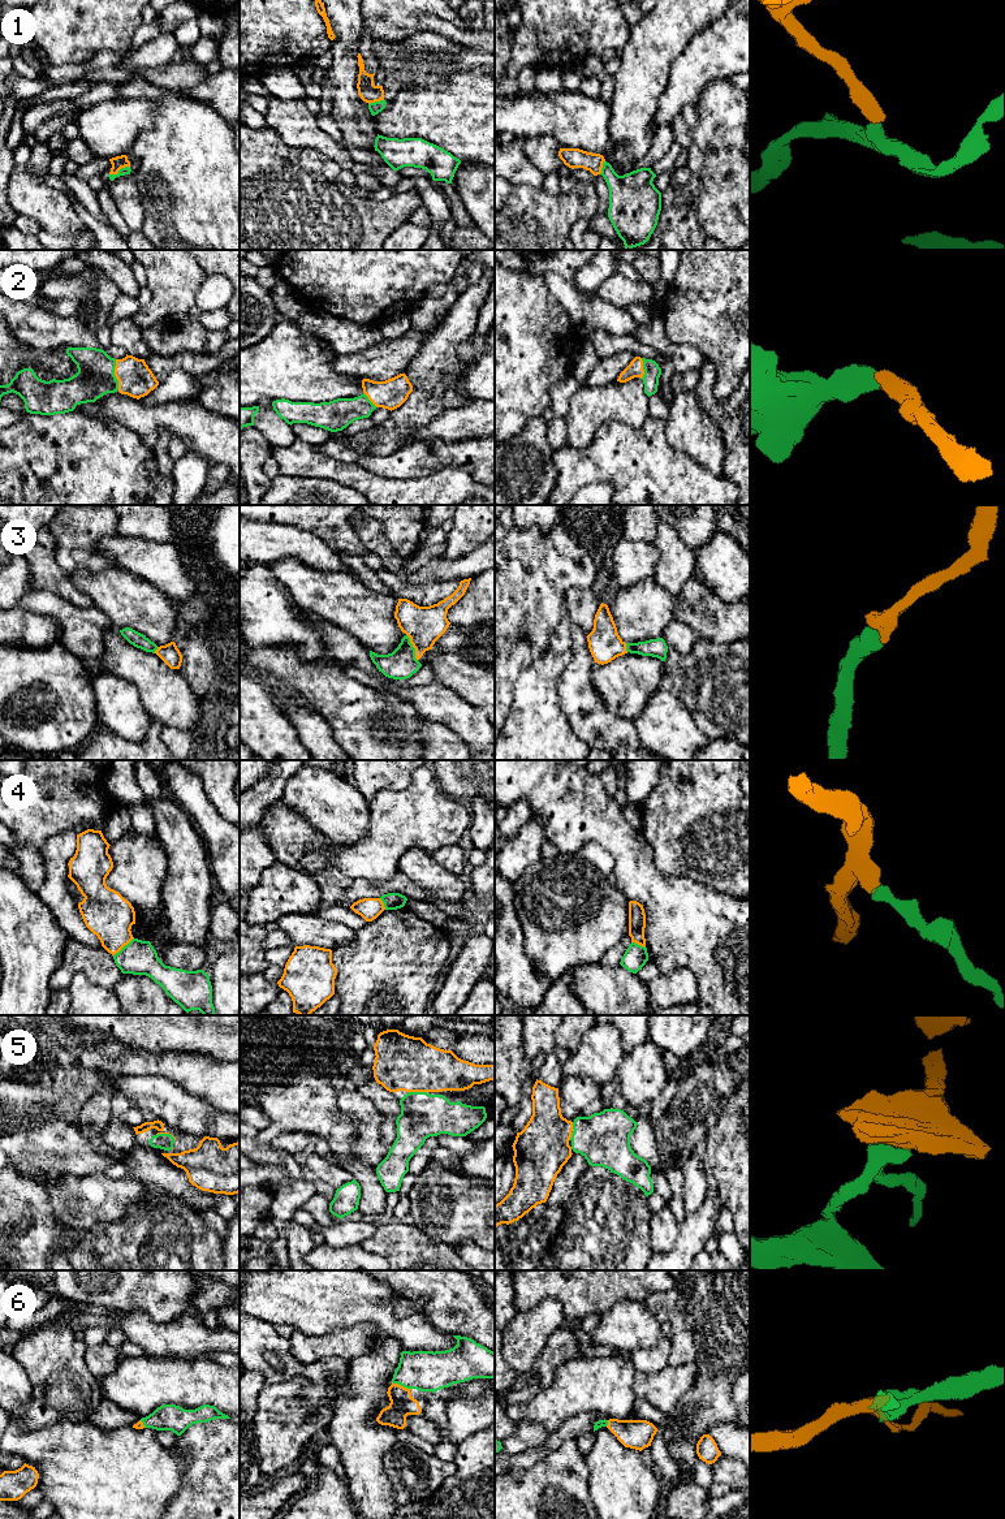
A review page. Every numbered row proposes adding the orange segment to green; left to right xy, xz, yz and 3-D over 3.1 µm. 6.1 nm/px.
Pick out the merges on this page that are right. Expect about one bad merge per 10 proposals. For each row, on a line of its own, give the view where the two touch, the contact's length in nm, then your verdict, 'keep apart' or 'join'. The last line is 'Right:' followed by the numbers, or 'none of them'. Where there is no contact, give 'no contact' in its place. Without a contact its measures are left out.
1: xy | 140 nm | join
2: xy | 190 nm | join
3: xz | 180 nm | join
4: xy | 170 nm | keep apart
5: xz | 120 nm | join
6: xz | 130 nm | join
Right: 1, 2, 3, 5, 6

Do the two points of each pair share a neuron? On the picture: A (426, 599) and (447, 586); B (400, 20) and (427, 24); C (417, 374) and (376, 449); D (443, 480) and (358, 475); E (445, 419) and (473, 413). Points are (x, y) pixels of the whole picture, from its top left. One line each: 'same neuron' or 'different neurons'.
A: same neuron
B: different neurons
C: same neuron
D: same neuron
E: same neuron

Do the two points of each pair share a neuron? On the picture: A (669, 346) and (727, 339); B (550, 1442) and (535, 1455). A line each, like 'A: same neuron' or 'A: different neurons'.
A: different neurons
B: same neuron

